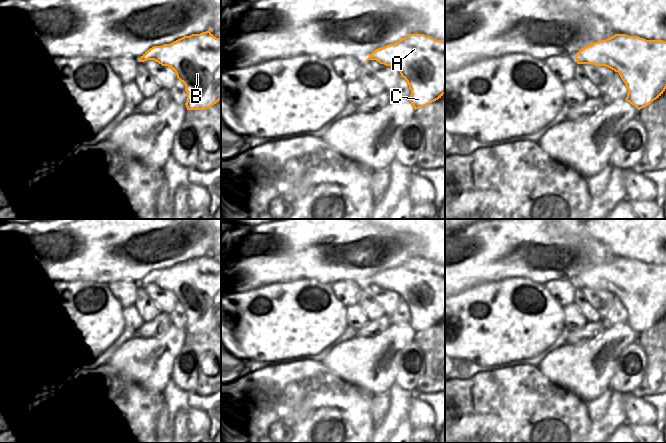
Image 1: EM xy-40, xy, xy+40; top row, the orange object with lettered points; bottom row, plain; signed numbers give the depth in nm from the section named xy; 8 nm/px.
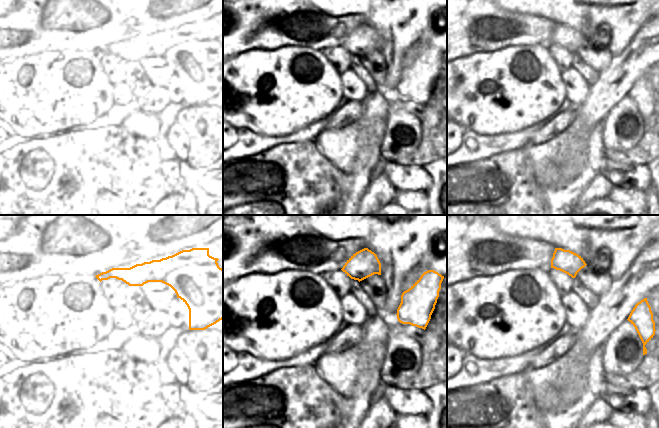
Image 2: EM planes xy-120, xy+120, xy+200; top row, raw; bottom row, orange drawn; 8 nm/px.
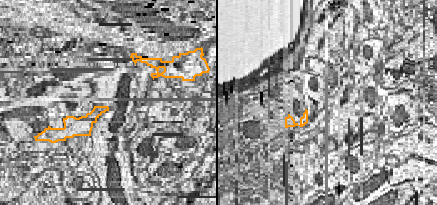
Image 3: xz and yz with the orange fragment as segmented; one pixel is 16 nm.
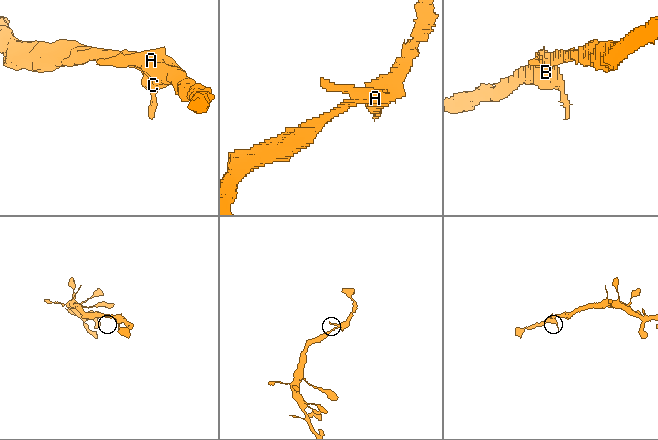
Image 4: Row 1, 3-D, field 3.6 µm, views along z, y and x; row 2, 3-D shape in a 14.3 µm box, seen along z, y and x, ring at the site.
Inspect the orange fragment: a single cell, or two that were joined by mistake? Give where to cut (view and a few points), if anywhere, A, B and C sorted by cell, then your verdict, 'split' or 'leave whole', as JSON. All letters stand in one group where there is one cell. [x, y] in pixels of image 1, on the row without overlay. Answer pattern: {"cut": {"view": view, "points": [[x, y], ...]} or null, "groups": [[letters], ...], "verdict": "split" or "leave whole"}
{"cut": null, "groups": [["A", "B", "C"]], "verdict": "leave whole"}

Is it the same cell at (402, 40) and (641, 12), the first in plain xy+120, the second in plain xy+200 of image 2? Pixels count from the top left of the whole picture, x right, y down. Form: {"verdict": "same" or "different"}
{"verdict": "same"}

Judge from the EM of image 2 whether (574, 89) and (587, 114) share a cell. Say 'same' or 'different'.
different

